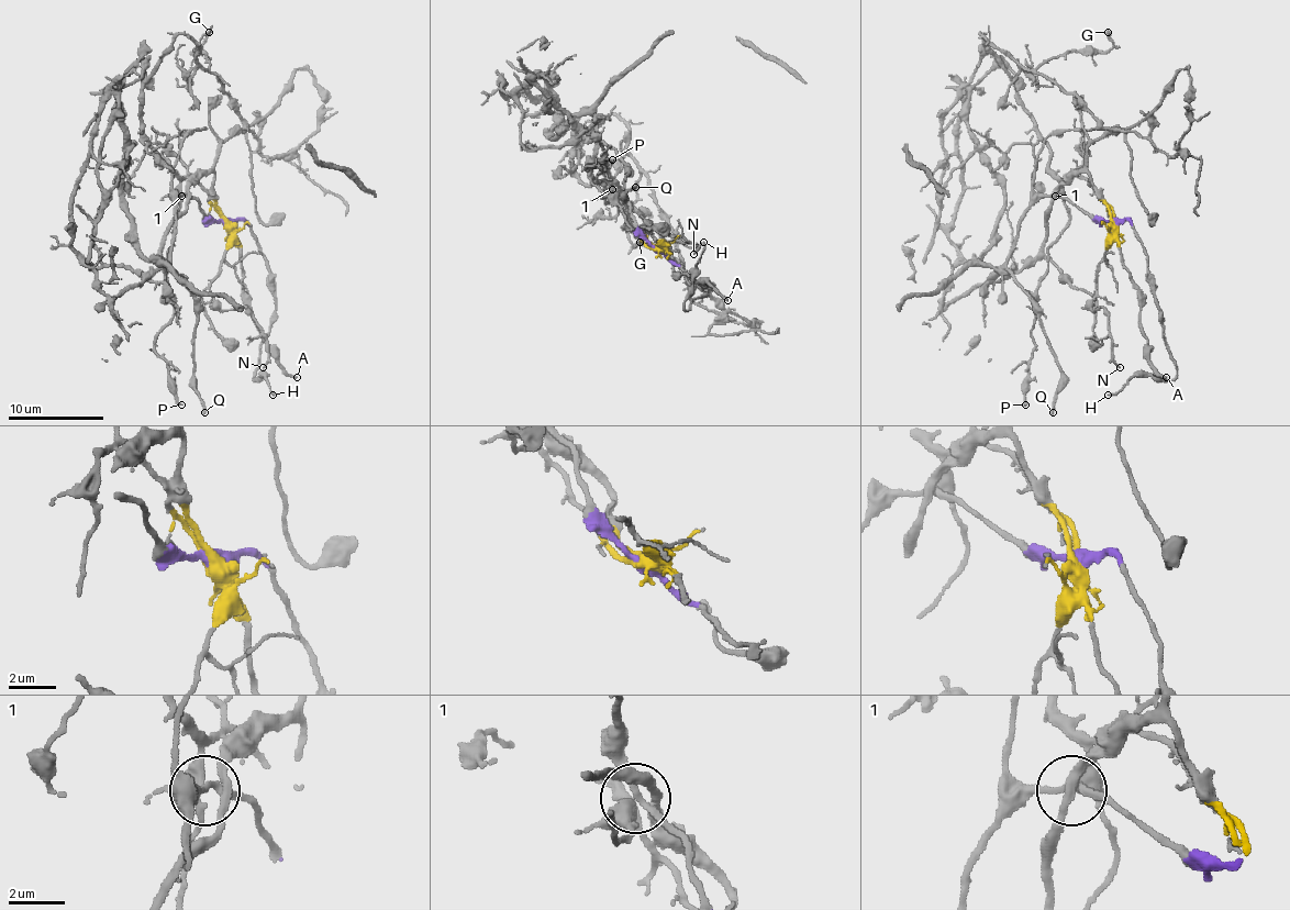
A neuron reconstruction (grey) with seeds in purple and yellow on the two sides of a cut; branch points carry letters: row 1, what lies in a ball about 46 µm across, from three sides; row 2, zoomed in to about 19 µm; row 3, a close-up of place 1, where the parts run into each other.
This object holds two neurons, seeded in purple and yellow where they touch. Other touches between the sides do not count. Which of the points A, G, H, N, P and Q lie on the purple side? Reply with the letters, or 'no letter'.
H, Q

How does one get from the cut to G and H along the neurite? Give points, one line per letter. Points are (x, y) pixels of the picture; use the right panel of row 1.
G: (1114, 222), (1088, 157), (1088, 148), (1112, 131), (1037, 71), (1071, 50), (1104, 53), (1112, 45), (1107, 31)
H: (1114, 222), (1126, 220), (1135, 229), (1176, 375), (1167, 379), (1133, 375), (1114, 394), (1107, 394)

